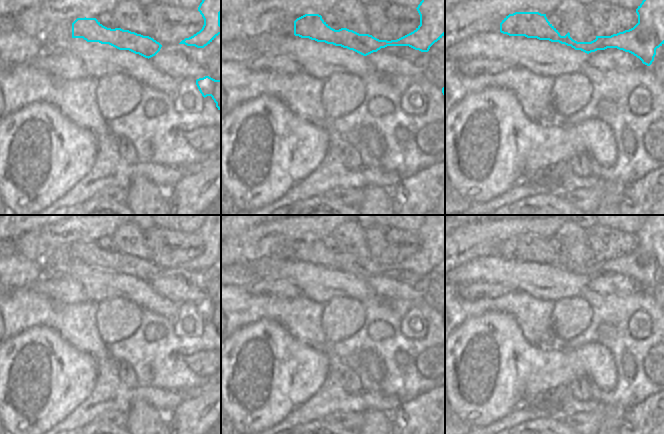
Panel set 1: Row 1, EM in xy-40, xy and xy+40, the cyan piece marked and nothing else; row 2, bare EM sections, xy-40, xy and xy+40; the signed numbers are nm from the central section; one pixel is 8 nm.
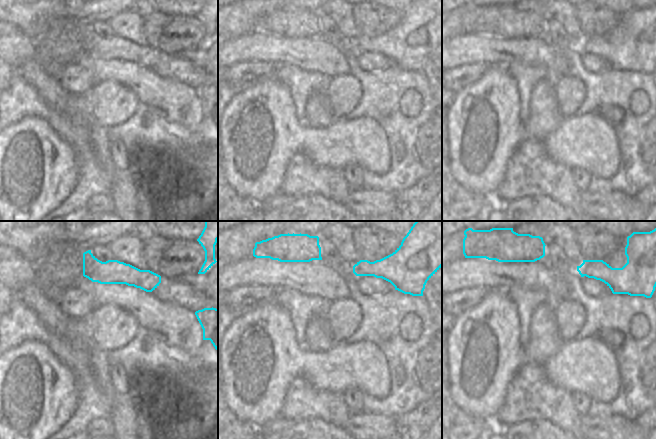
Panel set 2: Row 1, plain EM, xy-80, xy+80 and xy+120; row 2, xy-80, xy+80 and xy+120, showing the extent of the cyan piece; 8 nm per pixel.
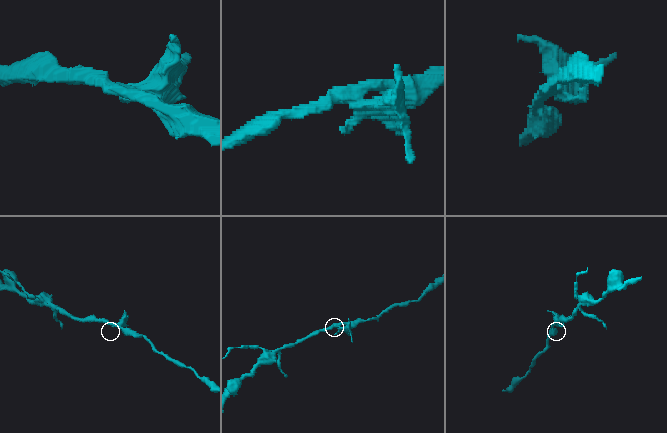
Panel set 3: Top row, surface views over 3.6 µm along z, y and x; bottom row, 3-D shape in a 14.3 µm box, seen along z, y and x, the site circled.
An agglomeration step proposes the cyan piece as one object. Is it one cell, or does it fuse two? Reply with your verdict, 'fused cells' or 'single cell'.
single cell

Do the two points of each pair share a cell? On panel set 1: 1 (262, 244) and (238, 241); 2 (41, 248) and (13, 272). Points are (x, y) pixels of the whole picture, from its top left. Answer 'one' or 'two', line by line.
1: two
2: two

